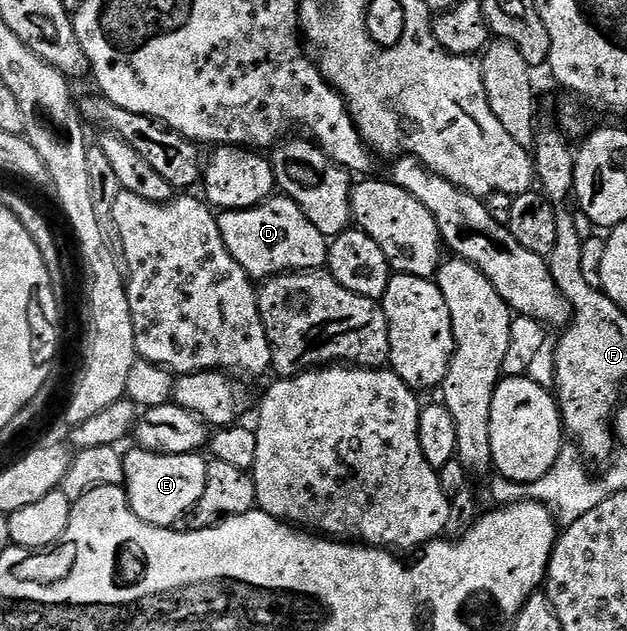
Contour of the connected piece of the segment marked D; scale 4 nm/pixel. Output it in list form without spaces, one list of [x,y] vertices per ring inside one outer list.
[[[273,196],[267,198],[265,202],[259,202],[257,206],[251,206],[245,210],[220,210],[219,213],[216,214],[216,223],[218,224],[218,232],[222,232],[222,244],[226,244],[230,256],[234,256],[234,260],[238,260],[238,264],[242,264],[242,268],[248,273],[248,277],[253,280],[267,280],[276,277],[278,274],[320,272],[325,269],[328,260],[329,239],[324,238],[322,232],[318,232],[318,228],[314,228],[314,224],[310,224],[310,220],[306,220],[306,216],[302,216],[302,208],[298,208],[298,204],[294,204],[294,200],[283,196]]]

